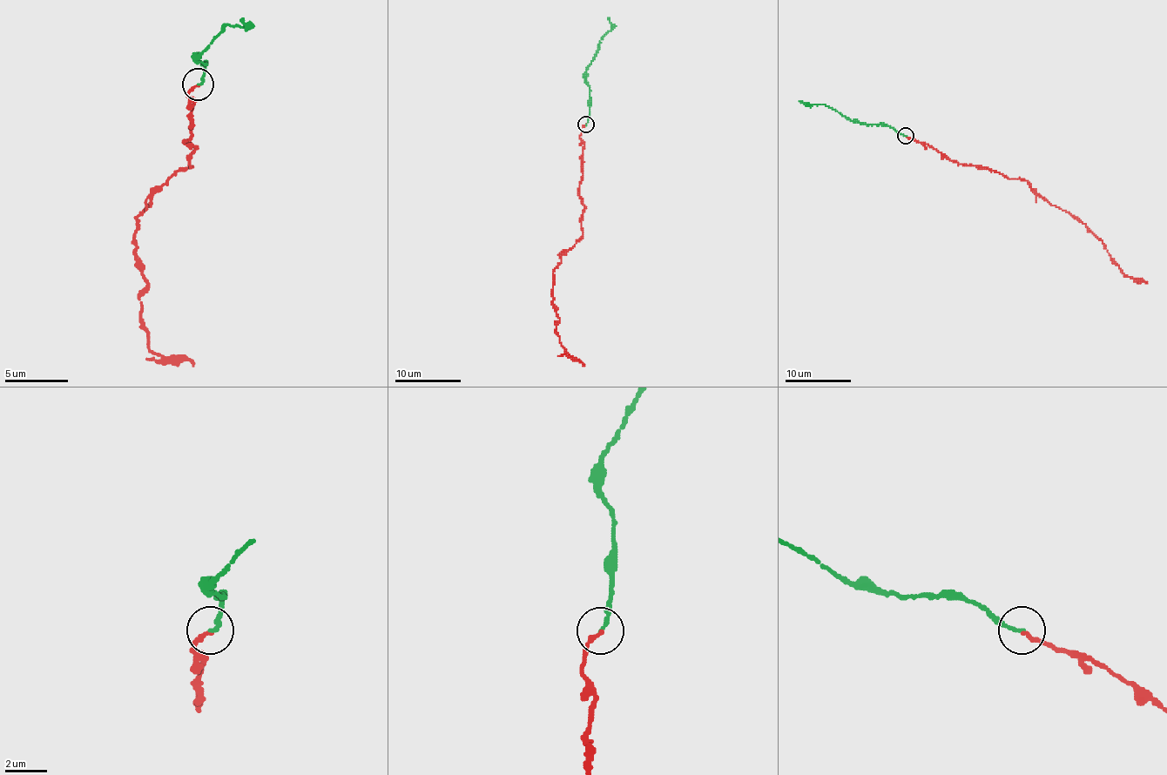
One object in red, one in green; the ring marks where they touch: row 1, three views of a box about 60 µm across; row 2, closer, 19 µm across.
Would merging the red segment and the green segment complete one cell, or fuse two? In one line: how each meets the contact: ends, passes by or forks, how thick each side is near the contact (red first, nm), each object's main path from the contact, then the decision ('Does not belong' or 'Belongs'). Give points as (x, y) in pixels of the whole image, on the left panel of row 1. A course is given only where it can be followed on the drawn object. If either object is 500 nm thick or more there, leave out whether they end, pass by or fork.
At the ring red ends. At the ring green ends. Thickness 200 nm (red) against 180 nm. Course of red: (198, 84), (185, 94), (195, 101), (192, 167), (179, 167), (135, 217), (148, 347), (195, 362). Course of green: (198, 84), (205, 66), (198, 57), (224, 25), (246, 25), (239, 18). Belongs

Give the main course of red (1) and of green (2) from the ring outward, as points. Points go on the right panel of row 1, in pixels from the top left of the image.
1: (905, 136), (928, 144), (951, 160), (1024, 178), (1037, 195), (1069, 212), (1089, 228), (1123, 273), (1147, 281)
2: (905, 136), (888, 125), (850, 121), (822, 104), (799, 101)

